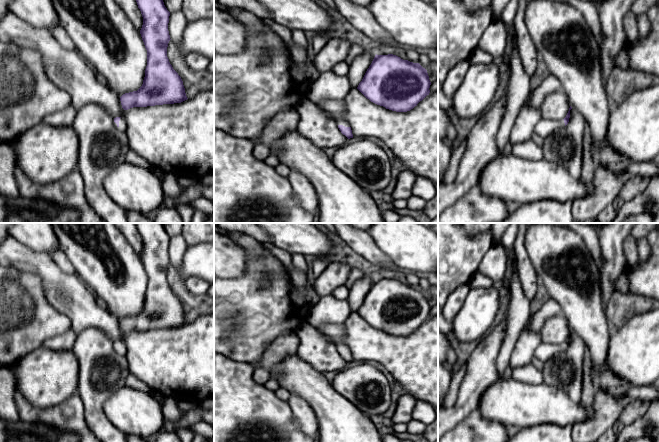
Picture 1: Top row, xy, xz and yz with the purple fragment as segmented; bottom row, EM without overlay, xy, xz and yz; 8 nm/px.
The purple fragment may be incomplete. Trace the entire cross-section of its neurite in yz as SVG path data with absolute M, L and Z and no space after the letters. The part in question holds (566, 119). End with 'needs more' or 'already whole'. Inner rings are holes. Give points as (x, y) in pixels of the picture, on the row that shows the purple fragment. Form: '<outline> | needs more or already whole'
M570 106L569 111L566 115L566 117L559 121L551 121L548 119L541 119L535 126L534 132L538 134L542 139L547 138L550 134L558 131L559 129L564 128L570 118L570 110L572 107Z | needs more

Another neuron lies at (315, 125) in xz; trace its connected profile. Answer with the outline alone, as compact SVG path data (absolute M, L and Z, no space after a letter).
M305 98L295 110L300 116L297 131L321 150L340 147L348 142L341 133L337 120L329 117L318 104Z

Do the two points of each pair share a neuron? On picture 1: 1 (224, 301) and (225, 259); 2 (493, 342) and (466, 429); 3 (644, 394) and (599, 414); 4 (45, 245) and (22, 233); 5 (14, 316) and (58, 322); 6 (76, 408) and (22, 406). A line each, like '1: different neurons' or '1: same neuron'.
1: different neurons
2: different neurons
3: same neuron
4: same neuron
5: same neuron
6: same neuron

